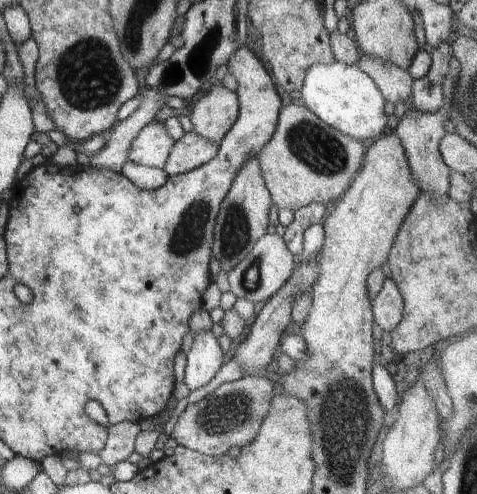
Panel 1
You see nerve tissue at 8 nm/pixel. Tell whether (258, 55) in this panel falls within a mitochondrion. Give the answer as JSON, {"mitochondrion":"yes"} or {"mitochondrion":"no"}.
{"mitochondrion":"no"}

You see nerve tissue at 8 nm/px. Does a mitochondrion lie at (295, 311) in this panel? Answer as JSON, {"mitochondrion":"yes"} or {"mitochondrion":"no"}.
{"mitochondrion":"no"}

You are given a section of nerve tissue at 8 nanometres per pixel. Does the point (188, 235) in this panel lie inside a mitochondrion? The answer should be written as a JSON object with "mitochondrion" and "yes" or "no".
{"mitochondrion":"yes"}

